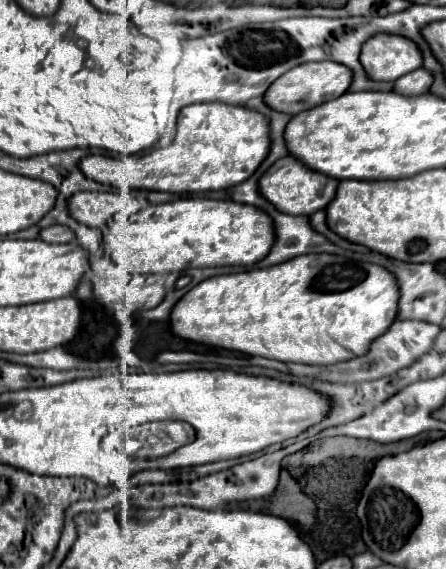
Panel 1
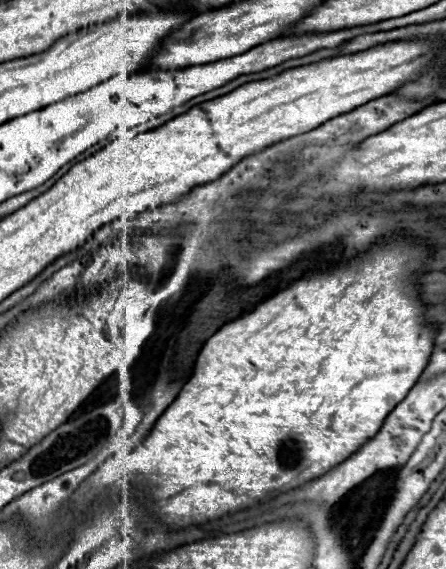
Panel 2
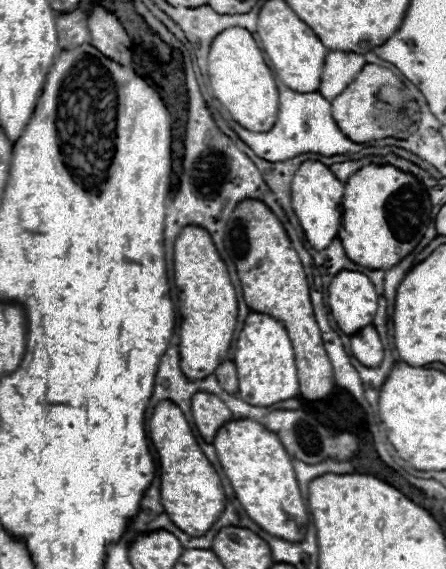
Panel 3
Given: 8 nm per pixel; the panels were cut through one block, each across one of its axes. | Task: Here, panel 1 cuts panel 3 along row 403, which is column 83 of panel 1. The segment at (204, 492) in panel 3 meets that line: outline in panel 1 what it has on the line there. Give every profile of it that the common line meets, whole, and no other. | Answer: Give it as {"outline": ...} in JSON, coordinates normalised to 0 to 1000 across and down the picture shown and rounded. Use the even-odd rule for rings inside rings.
{"outline":[[[498,179],[426,183],[399,200],[399,239],[372,260],[296,278],[193,274],[179,285],[184,302],[229,323],[260,330],[327,330],[368,337],[462,337],[507,334],[556,316],[605,267],[601,207],[552,186]]]}

